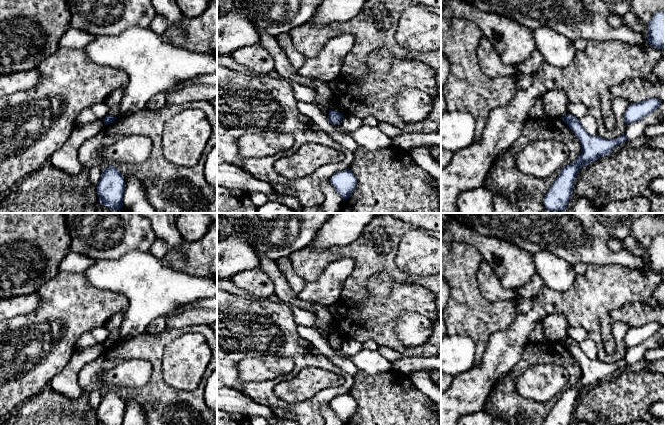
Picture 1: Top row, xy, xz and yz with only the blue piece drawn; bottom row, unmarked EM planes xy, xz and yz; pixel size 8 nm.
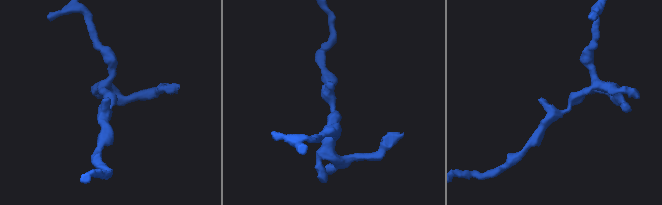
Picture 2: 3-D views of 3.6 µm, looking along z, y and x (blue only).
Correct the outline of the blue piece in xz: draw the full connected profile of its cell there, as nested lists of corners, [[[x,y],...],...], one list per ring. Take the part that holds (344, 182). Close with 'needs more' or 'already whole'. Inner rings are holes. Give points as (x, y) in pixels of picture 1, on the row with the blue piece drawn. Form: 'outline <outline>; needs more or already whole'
outline [[[349,170],[339,171],[330,178],[331,185],[336,192],[346,201],[357,185],[355,175]]]; already whole

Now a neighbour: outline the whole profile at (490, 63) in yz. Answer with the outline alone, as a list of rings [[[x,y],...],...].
[[[486,37],[477,46],[477,57],[481,71],[488,77],[500,78],[517,73],[517,68],[502,62],[500,55]]]

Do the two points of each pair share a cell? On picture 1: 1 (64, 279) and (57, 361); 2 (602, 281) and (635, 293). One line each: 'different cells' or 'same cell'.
1: same cell
2: same cell

